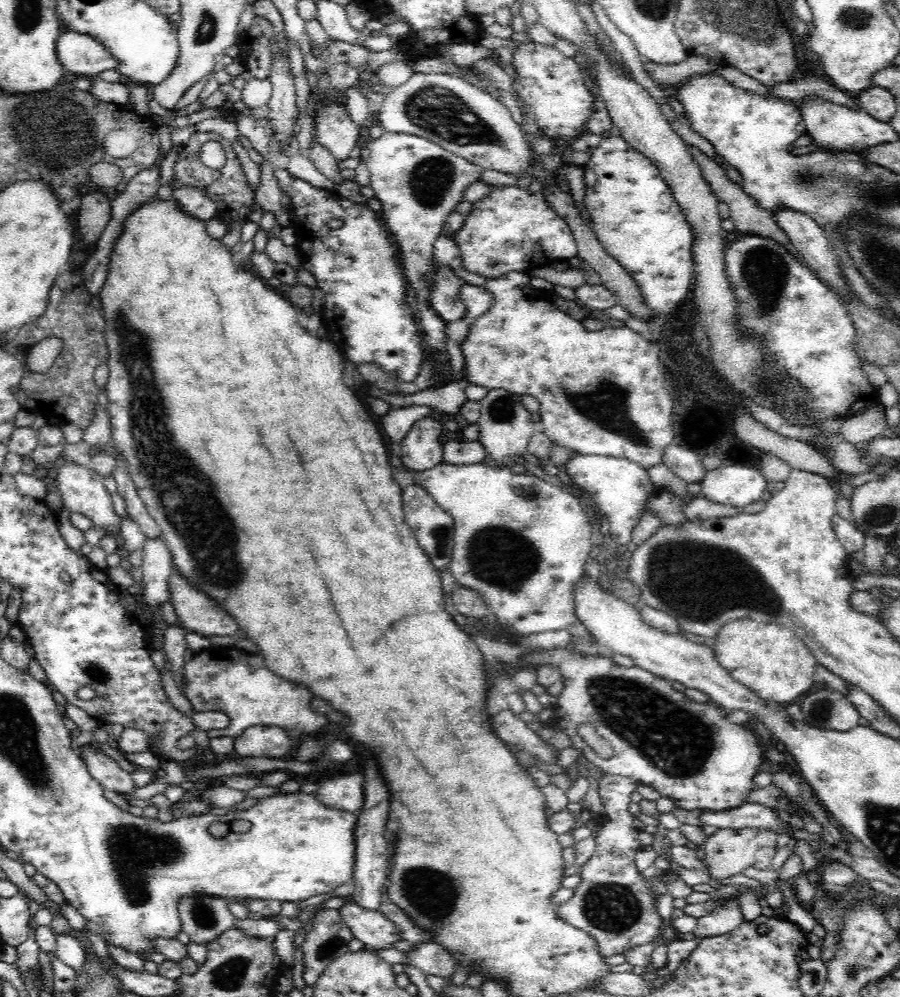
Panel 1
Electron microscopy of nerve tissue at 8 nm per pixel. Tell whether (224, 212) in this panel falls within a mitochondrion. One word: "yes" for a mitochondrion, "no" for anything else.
no

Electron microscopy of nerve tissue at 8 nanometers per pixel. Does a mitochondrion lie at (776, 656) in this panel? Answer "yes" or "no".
no

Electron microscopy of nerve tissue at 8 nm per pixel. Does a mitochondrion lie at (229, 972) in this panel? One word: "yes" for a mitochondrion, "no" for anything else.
yes

